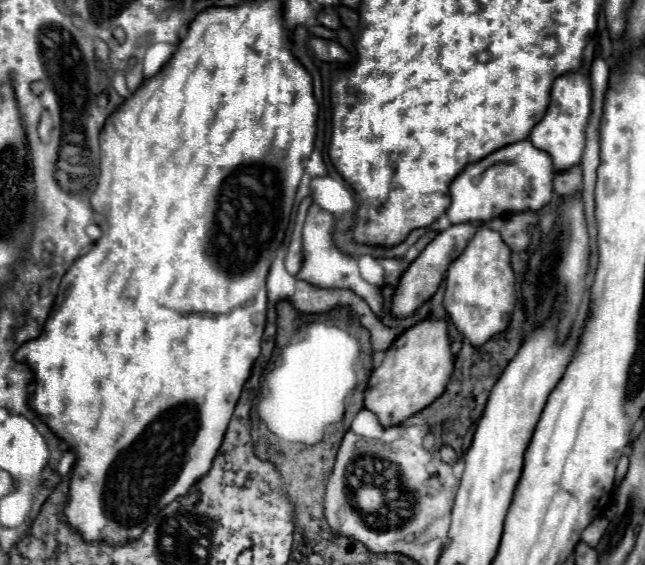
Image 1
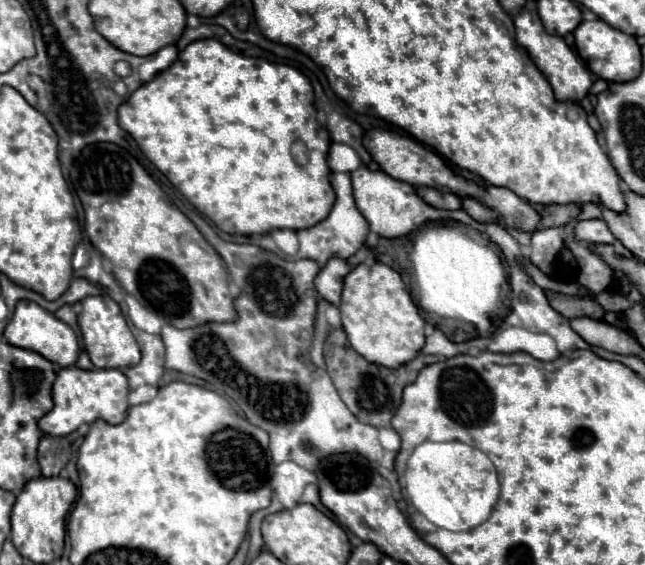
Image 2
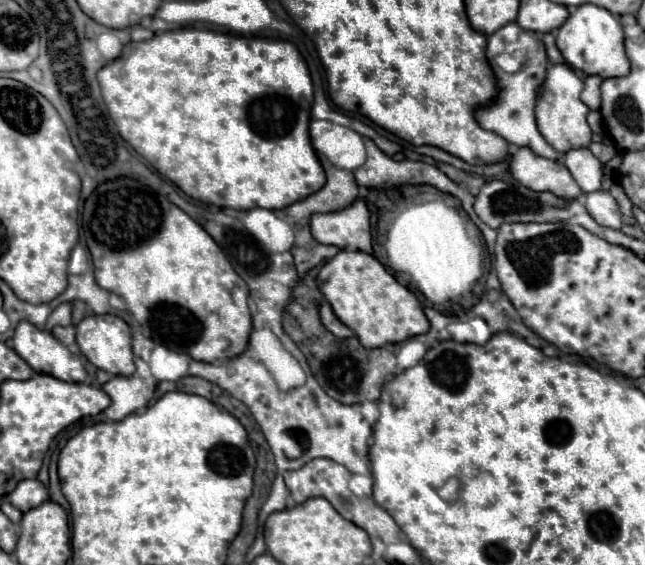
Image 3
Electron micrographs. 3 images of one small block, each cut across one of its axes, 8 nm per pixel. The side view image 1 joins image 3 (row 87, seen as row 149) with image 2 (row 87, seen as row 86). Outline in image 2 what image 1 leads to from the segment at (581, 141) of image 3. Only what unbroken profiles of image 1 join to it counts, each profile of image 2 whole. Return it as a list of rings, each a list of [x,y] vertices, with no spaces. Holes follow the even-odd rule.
[[[524,8],[520,14],[514,16],[514,26],[516,26],[516,40],[528,50],[528,54],[534,60],[534,64],[538,66],[538,70],[548,78],[548,82],[556,94],[556,100],[558,102],[562,102],[562,100],[580,102],[588,94],[588,90],[592,86],[592,78],[590,78],[590,72],[584,68],[584,64],[576,58],[576,54],[566,46],[566,42],[560,36],[548,34],[538,18],[538,12],[530,10],[530,8]]]

